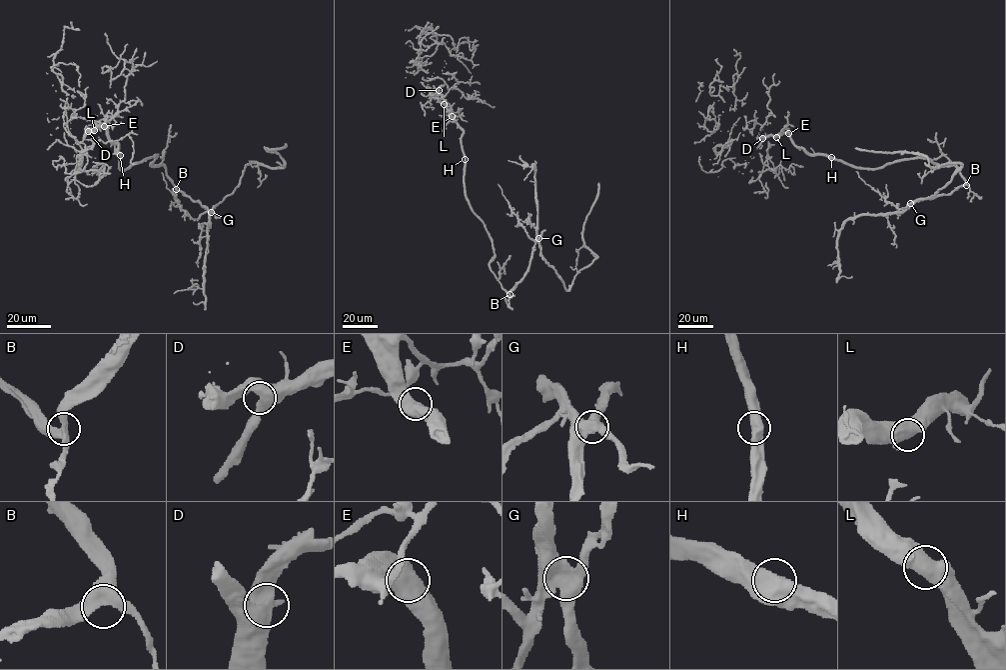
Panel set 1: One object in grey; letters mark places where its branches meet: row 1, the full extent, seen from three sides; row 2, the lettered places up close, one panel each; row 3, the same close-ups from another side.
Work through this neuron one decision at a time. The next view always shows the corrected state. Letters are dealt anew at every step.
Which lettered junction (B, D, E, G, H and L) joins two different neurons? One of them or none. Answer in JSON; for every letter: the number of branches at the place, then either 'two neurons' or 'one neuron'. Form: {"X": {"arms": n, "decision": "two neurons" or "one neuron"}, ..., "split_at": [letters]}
{"B": {"arms": 3, "decision": "one neuron"}, "D": {"arms": 3, "decision": "one neuron"}, "E": {"arms": 3, "decision": "one neuron"}, "G": {"arms": 3, "decision": "one neuron"}, "H": {"arms": 3, "decision": "one neuron"}, "L": {"arms": 3, "decision": "one neuron"}, "split_at": []}

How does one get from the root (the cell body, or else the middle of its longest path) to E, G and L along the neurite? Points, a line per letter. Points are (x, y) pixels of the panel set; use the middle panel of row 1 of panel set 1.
E: (465, 159), (463, 131), (452, 116)
G: (465, 159), (466, 197), (493, 243), (491, 270), (508, 294), (528, 268), (538, 238)
L: (465, 159), (463, 131), (444, 104)

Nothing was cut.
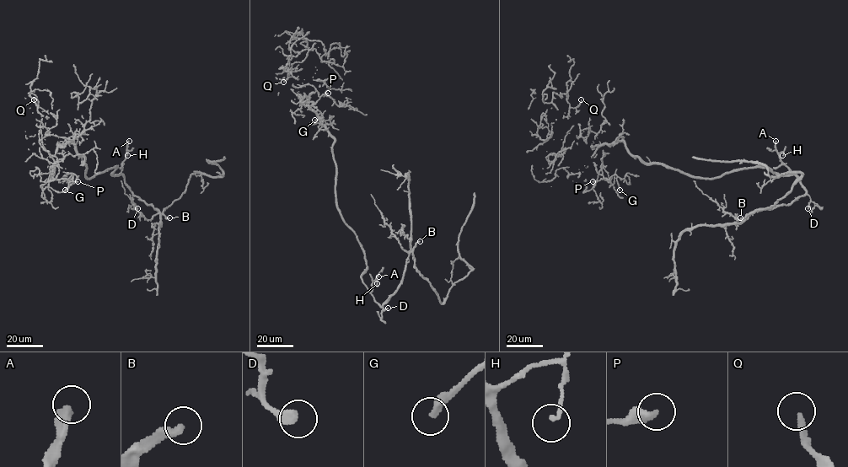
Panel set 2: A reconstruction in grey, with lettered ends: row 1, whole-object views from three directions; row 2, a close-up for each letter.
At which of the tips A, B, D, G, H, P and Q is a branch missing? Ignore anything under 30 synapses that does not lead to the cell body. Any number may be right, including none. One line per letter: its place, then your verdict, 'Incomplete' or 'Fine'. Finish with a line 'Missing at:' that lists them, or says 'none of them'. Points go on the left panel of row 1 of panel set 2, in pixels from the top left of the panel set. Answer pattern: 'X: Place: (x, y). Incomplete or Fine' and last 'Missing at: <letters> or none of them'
A: Place: (129, 141). Incomplete
B: Place: (169, 217). Fine
D: Place: (137, 208). Fine
G: Place: (65, 190). Incomplete
H: Place: (127, 155). Fine
P: Place: (77, 181). Fine
Q: Place: (34, 99). Incomplete
Missing at: A, G, Q

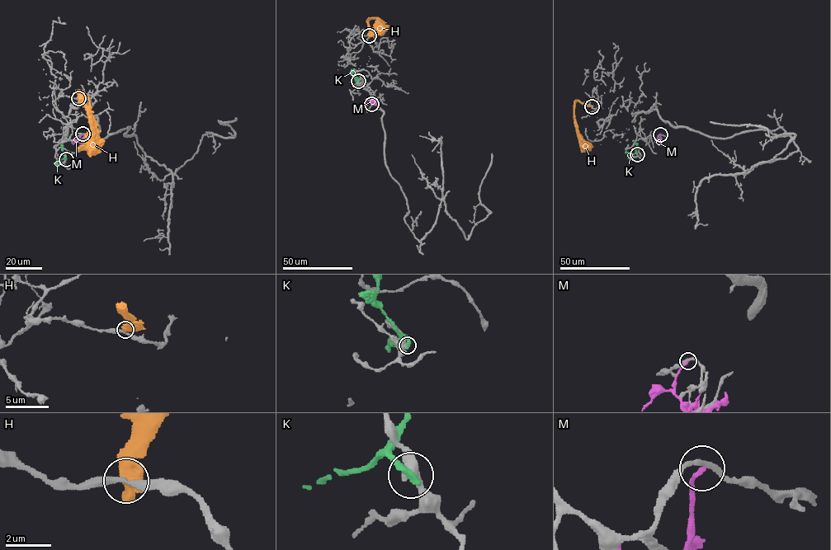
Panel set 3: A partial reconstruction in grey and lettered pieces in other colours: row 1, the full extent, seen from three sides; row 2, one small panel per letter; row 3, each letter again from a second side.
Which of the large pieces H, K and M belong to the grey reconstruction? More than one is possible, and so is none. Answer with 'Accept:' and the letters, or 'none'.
Accept: none

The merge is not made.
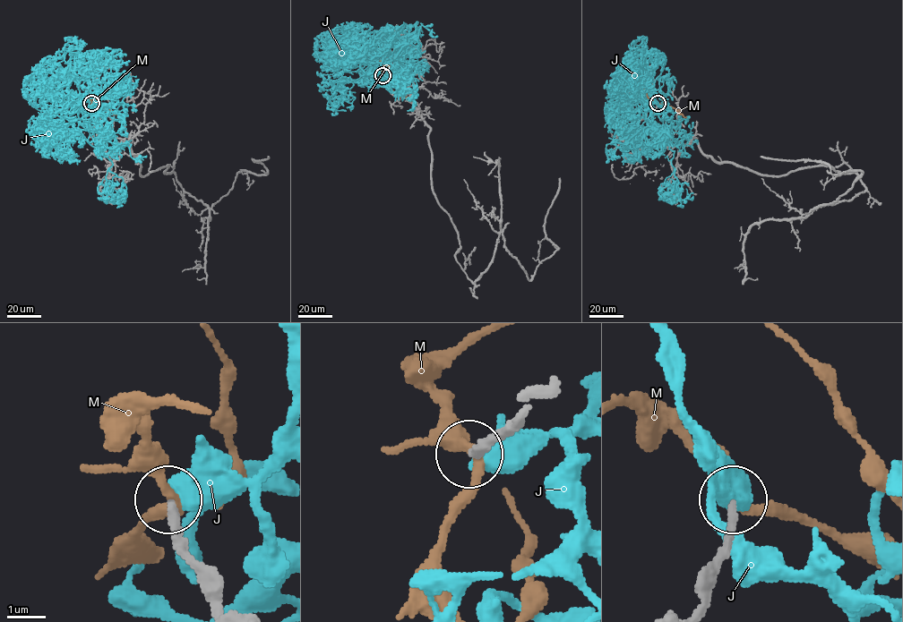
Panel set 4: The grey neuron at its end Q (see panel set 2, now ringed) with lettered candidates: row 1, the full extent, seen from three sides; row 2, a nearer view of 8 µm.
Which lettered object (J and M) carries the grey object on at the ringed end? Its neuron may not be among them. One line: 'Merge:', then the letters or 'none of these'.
Merge: none of these

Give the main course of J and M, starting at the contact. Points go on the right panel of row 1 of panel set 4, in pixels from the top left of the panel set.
J: (657, 104), (671, 110), (645, 132), (616, 115), (632, 109), (618, 100)
M: (657, 104), (672, 106), (685, 117)

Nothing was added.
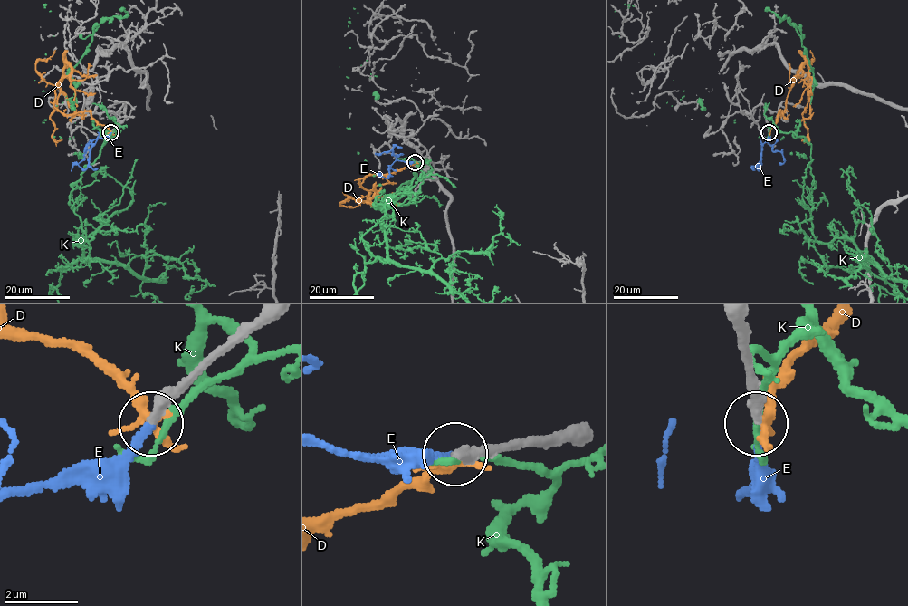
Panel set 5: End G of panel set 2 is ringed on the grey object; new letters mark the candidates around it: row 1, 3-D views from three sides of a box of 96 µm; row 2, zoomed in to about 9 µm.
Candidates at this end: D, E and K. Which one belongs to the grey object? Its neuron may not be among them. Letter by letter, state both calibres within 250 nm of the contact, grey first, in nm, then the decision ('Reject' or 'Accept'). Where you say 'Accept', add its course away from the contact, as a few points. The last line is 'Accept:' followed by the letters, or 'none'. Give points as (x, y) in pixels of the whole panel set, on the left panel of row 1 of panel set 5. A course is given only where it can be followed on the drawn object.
D: Thickness 360 nm (grey) against 200 nm. Reject
E: Thickness 360 nm (grey) against 200 nm. Accept. Its course: (111, 132), (92, 141), (86, 168), (83, 169), (74, 165), (71, 171)
K: Thickness 400 nm (grey) against 170 nm. Reject
Accept: E

